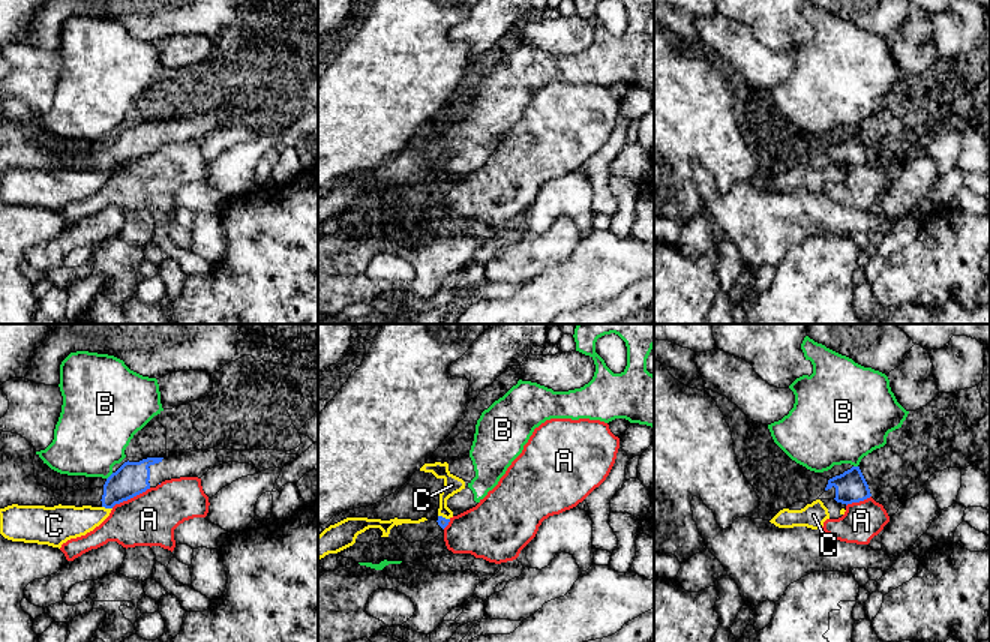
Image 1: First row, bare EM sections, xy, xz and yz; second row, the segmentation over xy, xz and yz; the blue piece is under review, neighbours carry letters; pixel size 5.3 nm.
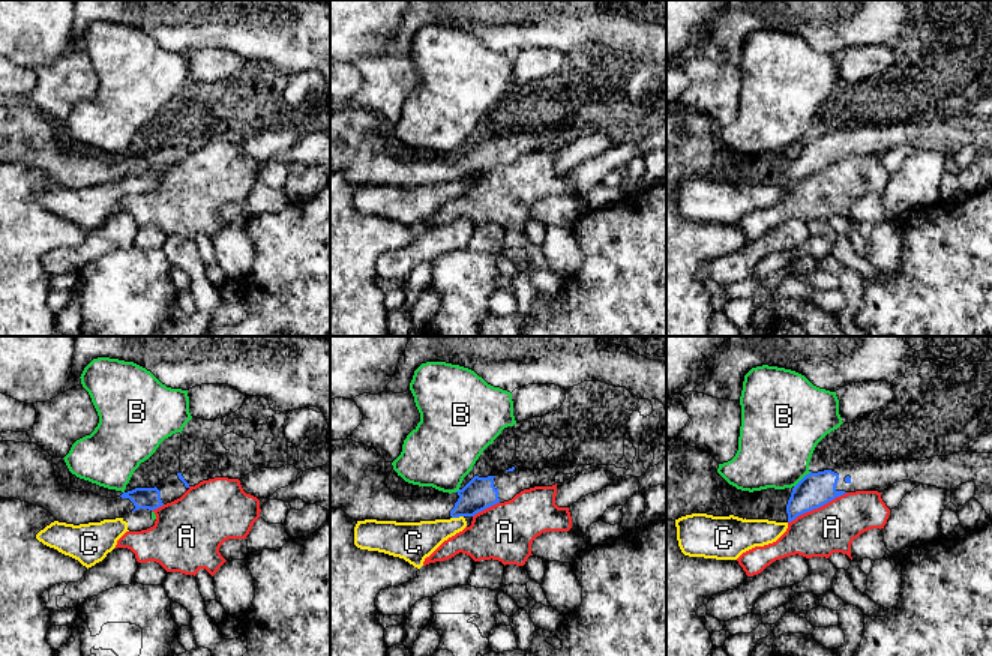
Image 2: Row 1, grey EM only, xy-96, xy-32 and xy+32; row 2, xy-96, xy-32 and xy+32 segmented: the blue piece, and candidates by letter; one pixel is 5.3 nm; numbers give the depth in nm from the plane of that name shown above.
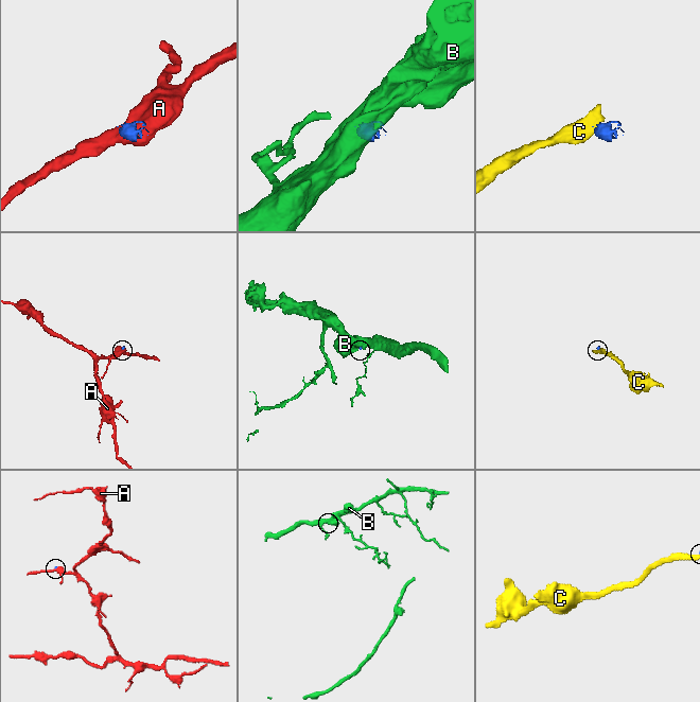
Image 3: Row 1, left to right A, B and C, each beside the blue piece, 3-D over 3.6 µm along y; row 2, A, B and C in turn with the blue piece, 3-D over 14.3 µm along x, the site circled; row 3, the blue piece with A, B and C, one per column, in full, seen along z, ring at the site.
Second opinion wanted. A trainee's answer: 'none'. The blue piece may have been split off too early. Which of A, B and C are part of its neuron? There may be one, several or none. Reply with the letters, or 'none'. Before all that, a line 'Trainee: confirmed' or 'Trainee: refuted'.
Trainee: confirmed
none

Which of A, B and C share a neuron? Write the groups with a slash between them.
A / B C

